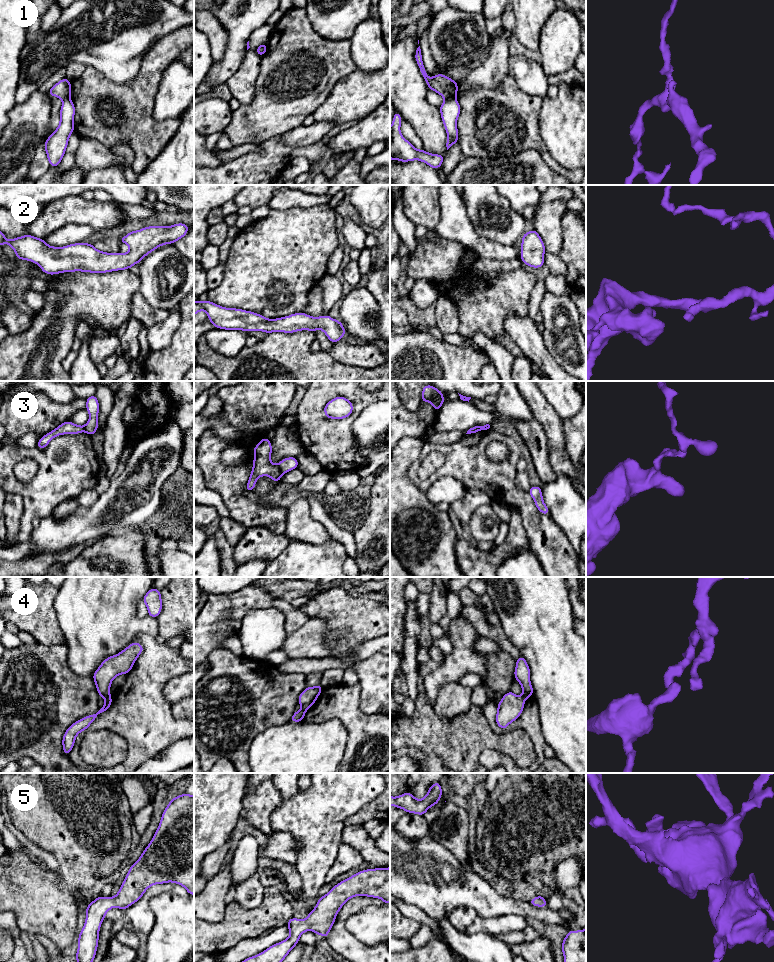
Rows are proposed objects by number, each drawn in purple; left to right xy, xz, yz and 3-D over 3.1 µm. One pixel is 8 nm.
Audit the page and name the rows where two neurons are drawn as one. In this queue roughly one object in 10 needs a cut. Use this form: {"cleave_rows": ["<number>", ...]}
{"cleave_rows": ["1", "3", "4"]}

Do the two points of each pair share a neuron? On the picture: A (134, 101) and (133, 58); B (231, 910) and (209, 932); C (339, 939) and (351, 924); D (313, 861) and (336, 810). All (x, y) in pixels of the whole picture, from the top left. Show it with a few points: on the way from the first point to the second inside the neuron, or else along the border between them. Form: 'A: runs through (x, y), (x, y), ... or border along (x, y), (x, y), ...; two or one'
A: border along (144, 56), (134, 77), (122, 83), (110, 81); two
B: runs through (231, 917), (216, 932); one
C: border along (360, 910), (347, 919), (346, 927), (364, 944); two
D: runs through (317, 848), (318, 828), (323, 823); one

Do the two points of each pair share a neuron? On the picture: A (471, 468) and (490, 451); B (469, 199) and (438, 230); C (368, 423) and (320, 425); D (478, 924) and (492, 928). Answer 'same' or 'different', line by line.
A: different
B: different
C: different
D: same

